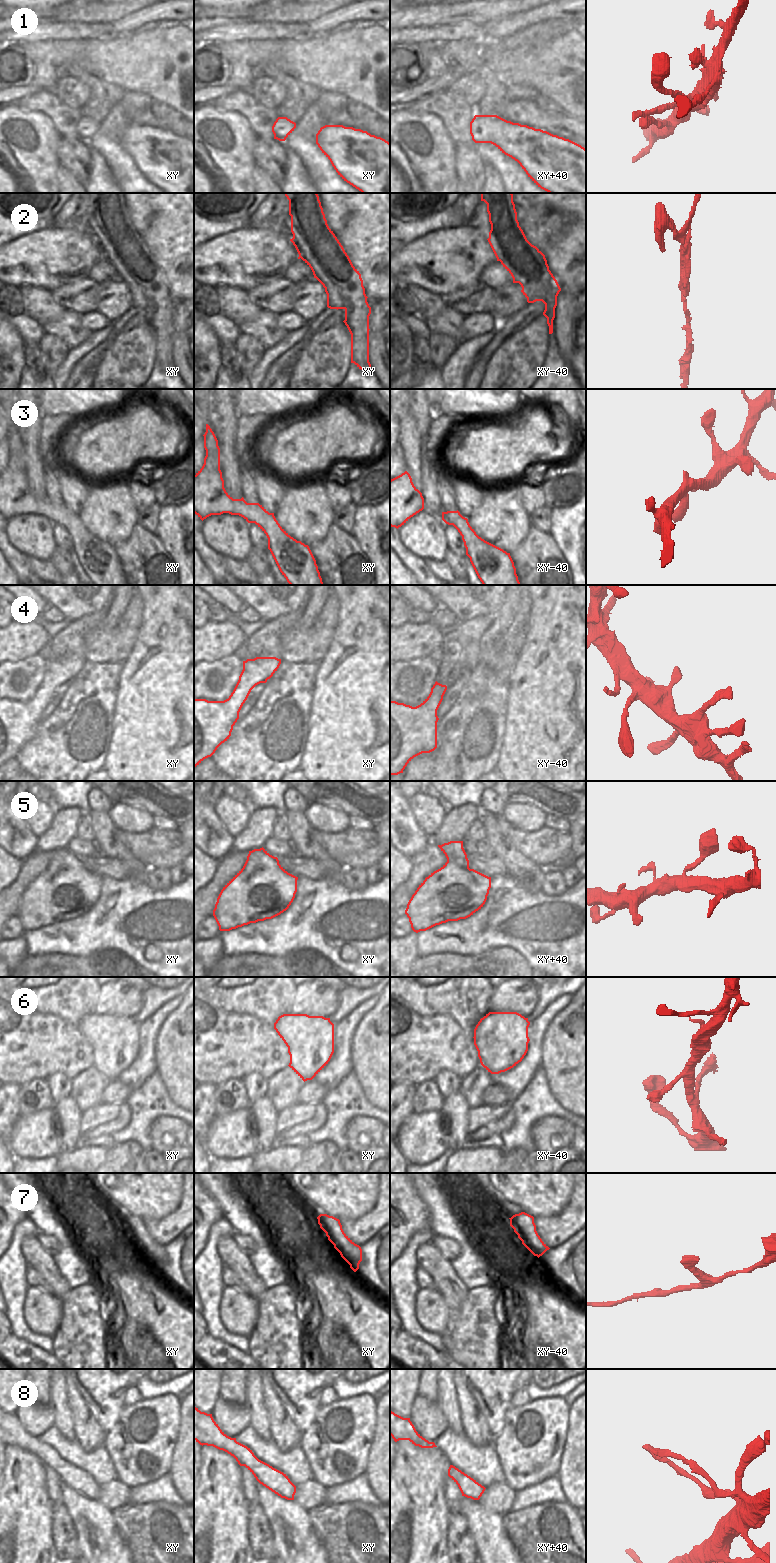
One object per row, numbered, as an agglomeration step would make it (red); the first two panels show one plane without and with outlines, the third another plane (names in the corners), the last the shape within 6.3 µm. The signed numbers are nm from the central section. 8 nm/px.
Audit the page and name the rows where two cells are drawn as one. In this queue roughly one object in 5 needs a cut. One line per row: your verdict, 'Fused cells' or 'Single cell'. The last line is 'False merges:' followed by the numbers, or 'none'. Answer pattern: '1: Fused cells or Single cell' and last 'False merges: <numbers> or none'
1: Single cell
2: Fused cells
3: Single cell
4: Single cell
5: Single cell
6: Single cell
7: Single cell
8: Single cell
False merges: 2

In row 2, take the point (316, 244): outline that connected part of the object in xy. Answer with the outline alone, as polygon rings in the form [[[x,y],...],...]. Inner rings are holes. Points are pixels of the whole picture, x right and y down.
[[[284,193],[289,200],[289,215],[291,216],[291,232],[293,238],[290,241],[295,246],[299,257],[311,268],[315,278],[322,283],[332,283],[341,290],[343,304],[345,305],[345,320],[343,321],[351,334],[351,363],[354,363],[362,371],[370,371],[369,362],[369,316],[371,307],[367,302],[363,280],[359,271],[353,266],[343,246],[329,228],[319,196],[317,193]]]

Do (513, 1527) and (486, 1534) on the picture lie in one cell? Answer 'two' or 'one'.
two

